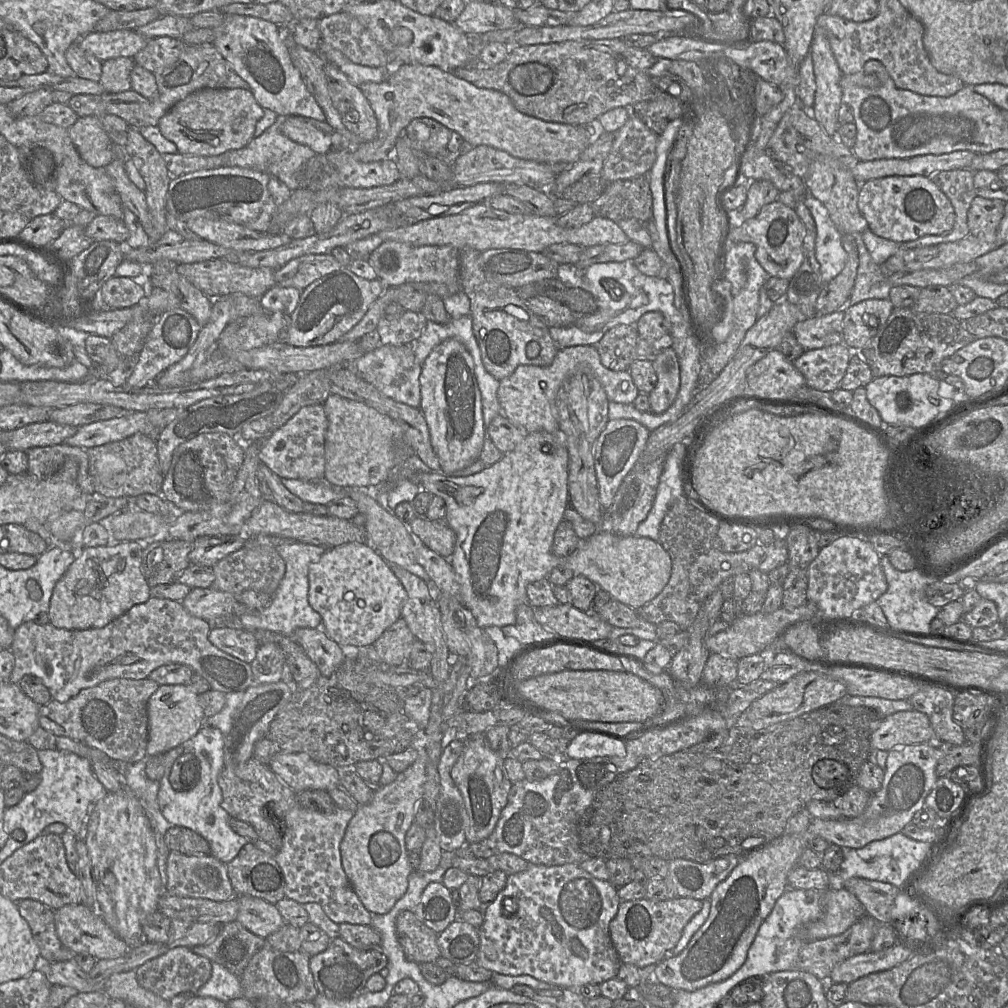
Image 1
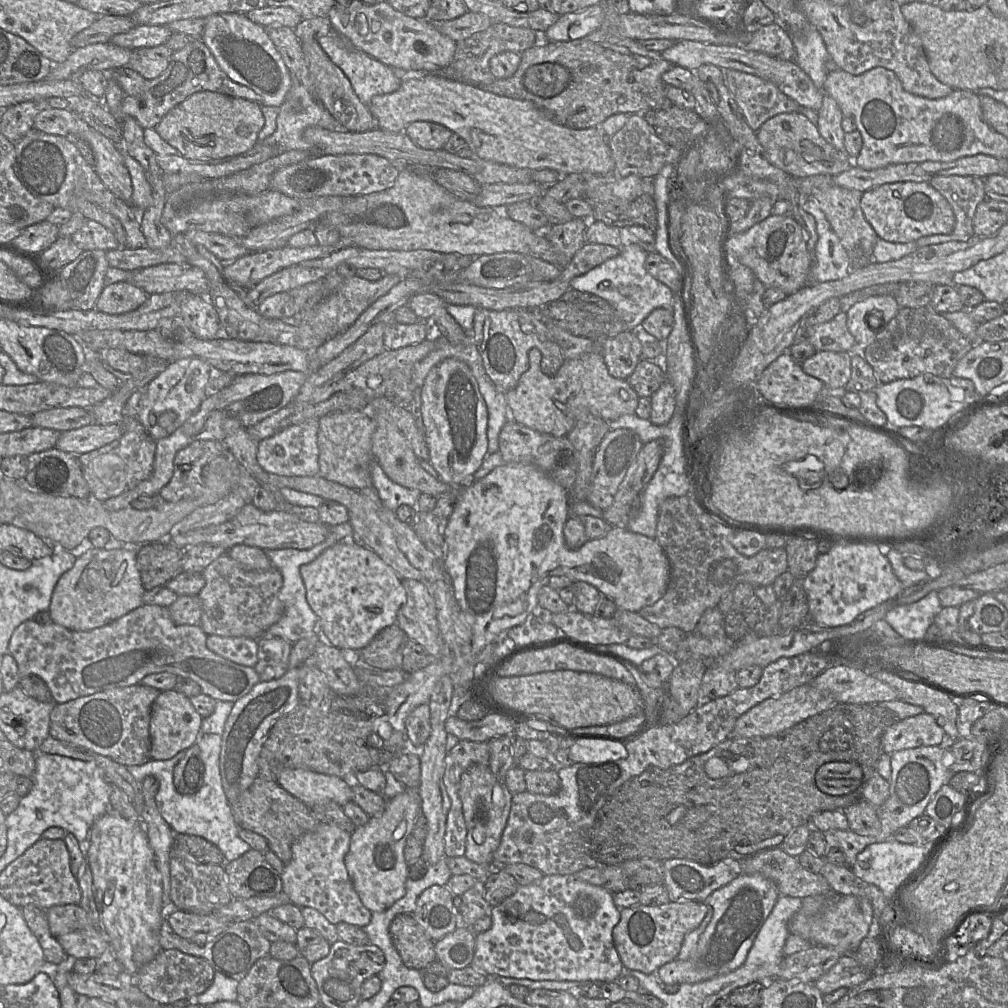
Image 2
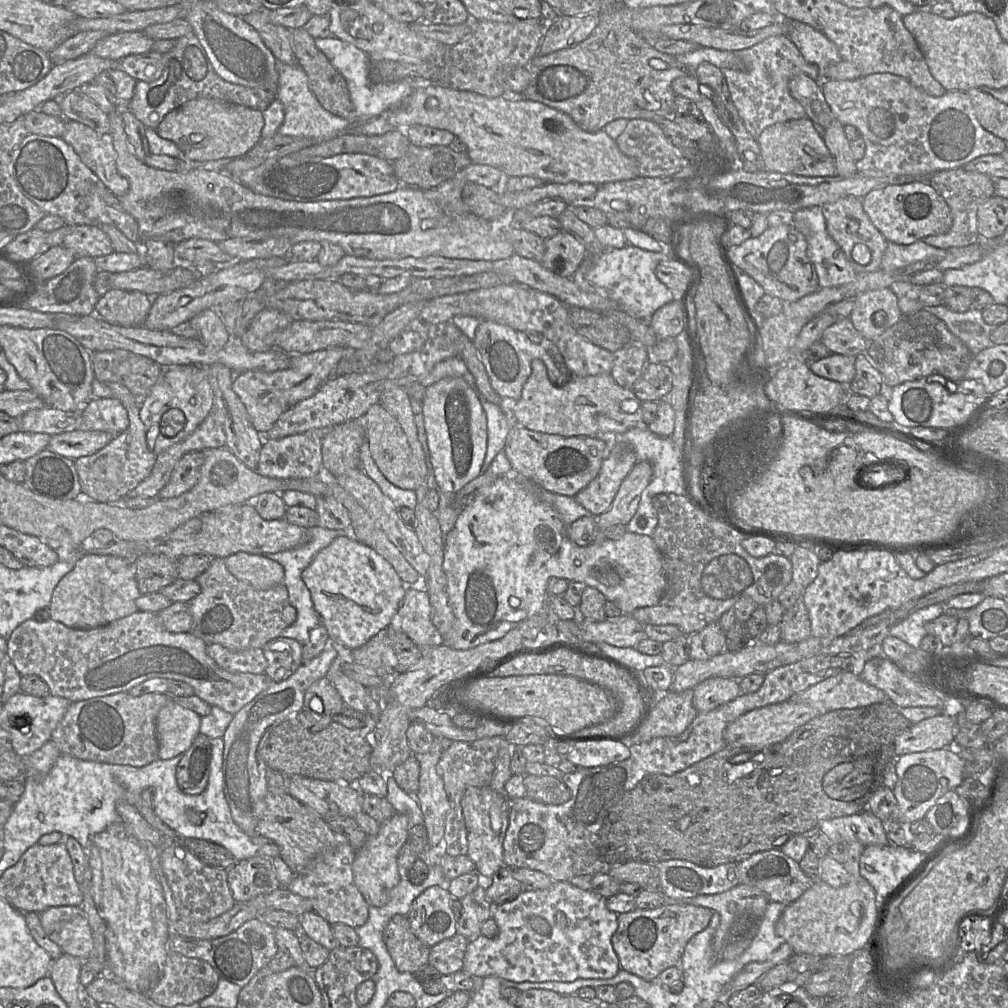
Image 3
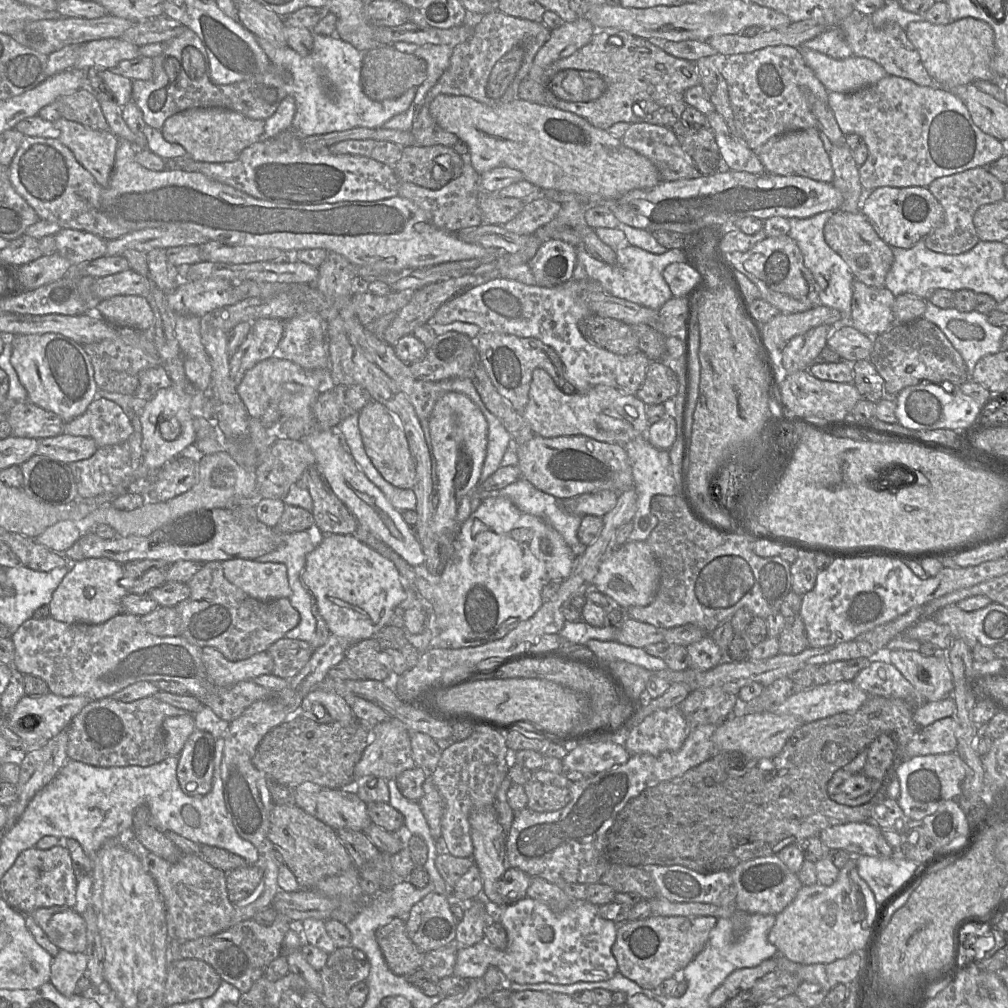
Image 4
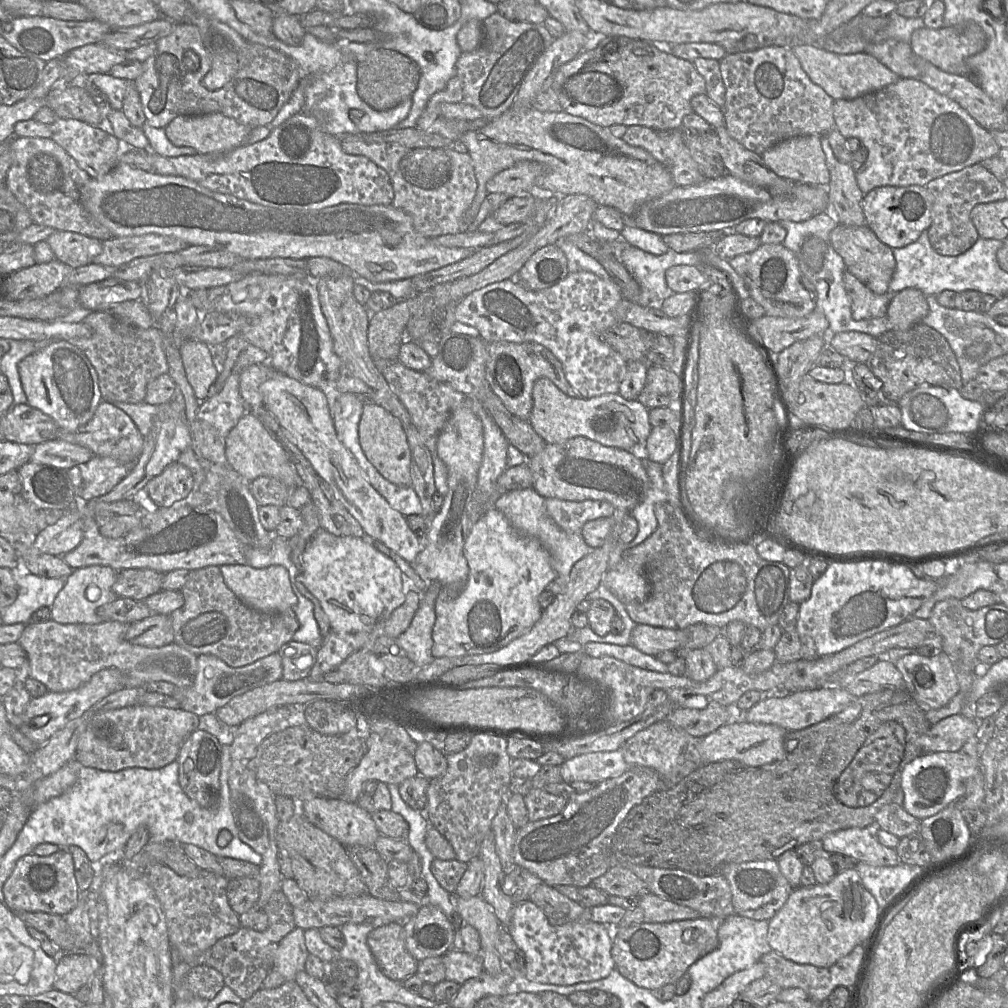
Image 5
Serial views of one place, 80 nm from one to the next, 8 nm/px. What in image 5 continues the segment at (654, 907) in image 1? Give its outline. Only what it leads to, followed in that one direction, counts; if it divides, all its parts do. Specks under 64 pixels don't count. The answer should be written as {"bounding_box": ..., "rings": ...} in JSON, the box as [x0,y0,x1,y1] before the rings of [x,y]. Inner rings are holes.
{"bounding_box":[612,917,723,991],"rings":[[[699,917],[668,923],[643,922],[628,928],[615,928],[612,958],[626,979],[649,991],[676,984],[689,967],[719,946],[718,930],[723,923],[718,917]]]}

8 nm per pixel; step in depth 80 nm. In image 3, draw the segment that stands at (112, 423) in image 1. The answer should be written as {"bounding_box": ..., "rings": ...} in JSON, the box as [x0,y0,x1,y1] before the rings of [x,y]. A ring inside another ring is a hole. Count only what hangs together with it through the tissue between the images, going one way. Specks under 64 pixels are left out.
{"bounding_box":[47,431,114,460],"rings":[[[82,431],[52,435],[47,450],[72,460],[90,456],[105,447],[114,438],[111,433],[104,431]]]}

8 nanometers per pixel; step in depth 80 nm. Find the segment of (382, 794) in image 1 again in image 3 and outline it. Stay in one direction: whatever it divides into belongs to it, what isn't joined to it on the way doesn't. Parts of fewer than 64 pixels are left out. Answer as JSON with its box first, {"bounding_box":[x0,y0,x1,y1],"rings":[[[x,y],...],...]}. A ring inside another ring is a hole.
{"bounding_box":[352,813,408,906],"rings":[[[395,813],[389,820],[381,823],[378,833],[368,836],[362,848],[356,851],[352,864],[353,878],[369,906],[383,906],[387,902],[391,890],[401,880],[397,856],[407,840],[408,830],[408,816]]]}

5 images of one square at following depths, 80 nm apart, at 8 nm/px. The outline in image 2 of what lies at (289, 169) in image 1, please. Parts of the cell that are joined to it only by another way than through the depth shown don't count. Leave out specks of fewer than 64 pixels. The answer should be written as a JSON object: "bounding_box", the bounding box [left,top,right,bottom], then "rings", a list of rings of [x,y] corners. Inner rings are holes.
{"bounding_box":[260,79,338,156],"rings":[[[294,79],[284,102],[279,108],[280,112],[277,117],[276,129],[274,133],[260,141],[262,143],[274,146],[278,154],[295,149],[309,151],[315,156],[317,151],[315,148],[313,148],[313,145],[311,143],[304,139],[304,130],[310,126],[318,126],[327,130],[338,130],[337,120],[298,80]]]}

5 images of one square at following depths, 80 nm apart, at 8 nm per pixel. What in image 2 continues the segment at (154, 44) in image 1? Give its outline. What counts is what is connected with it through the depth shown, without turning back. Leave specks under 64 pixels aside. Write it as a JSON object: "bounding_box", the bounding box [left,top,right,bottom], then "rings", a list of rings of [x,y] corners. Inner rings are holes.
{"bounding_box":[127,44,173,80],"rings":[[[165,44],[132,50],[127,67],[147,80],[158,77],[168,66],[173,51]]]}

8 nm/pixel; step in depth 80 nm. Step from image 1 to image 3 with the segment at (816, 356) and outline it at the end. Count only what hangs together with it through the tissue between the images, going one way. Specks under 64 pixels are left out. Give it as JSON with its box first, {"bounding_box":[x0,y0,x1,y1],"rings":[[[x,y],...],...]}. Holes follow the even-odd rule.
{"bounding_box":[809,354,855,384],"rings":[[[830,354],[809,364],[810,371],[821,378],[841,384],[850,384],[855,377],[855,357]]]}

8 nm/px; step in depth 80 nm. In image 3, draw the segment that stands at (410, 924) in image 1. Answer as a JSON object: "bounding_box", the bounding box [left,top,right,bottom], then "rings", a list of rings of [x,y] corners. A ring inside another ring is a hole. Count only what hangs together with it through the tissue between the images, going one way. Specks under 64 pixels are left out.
{"bounding_box":[383,915,431,974],"rings":[[[395,915],[390,919],[383,941],[399,972],[414,974],[428,964],[431,947],[412,932],[407,916]]]}

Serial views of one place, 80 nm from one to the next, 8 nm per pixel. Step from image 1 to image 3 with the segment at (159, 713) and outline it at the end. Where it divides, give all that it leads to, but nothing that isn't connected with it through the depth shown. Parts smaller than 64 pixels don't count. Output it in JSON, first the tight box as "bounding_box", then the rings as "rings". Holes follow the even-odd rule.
{"bounding_box":[156,700,201,760],"rings":[[[173,700],[161,708],[156,718],[158,757],[167,760],[183,754],[199,734],[201,717]]]}

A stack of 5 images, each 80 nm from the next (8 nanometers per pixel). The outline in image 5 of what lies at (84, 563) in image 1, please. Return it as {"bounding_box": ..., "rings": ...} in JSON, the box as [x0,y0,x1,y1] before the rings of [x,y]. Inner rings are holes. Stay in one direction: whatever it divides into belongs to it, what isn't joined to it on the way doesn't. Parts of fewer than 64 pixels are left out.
{"bounding_box":[50,565,118,624],"rings":[[[95,565],[73,570],[50,607],[51,620],[60,624],[102,623],[103,619],[98,615],[98,609],[117,598],[112,591],[117,575],[118,572],[108,566]]]}

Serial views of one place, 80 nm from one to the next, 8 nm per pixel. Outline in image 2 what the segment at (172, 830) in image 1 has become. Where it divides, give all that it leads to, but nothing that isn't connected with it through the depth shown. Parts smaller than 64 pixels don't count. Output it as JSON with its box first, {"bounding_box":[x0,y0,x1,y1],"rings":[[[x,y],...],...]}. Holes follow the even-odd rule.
{"bounding_box":[173,834,226,866],"rings":[[[175,834],[173,845],[190,857],[195,858],[196,862],[224,866],[226,864],[221,850],[216,845],[200,836]]]}

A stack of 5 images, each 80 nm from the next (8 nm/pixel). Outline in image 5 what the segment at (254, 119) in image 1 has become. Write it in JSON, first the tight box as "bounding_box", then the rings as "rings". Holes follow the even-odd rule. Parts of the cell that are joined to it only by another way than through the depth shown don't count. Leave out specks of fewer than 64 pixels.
{"bounding_box":[165,113,251,154],"rings":[[[221,113],[177,116],[165,128],[167,138],[175,145],[194,148],[200,154],[225,153],[244,144],[251,128]]]}

